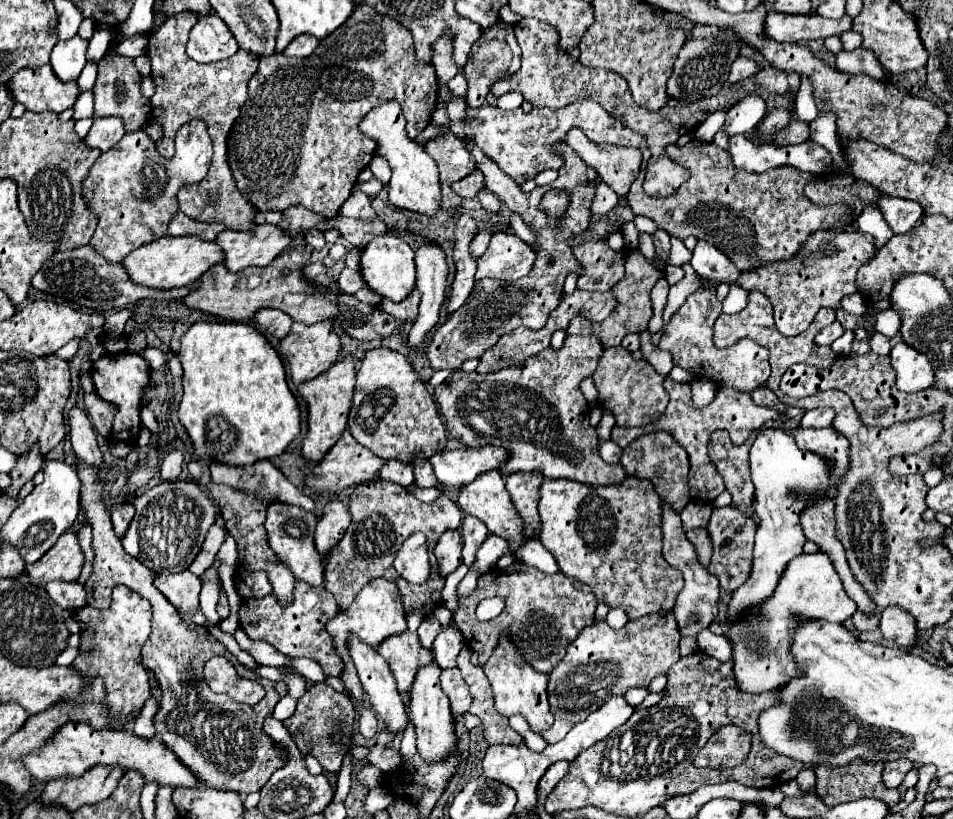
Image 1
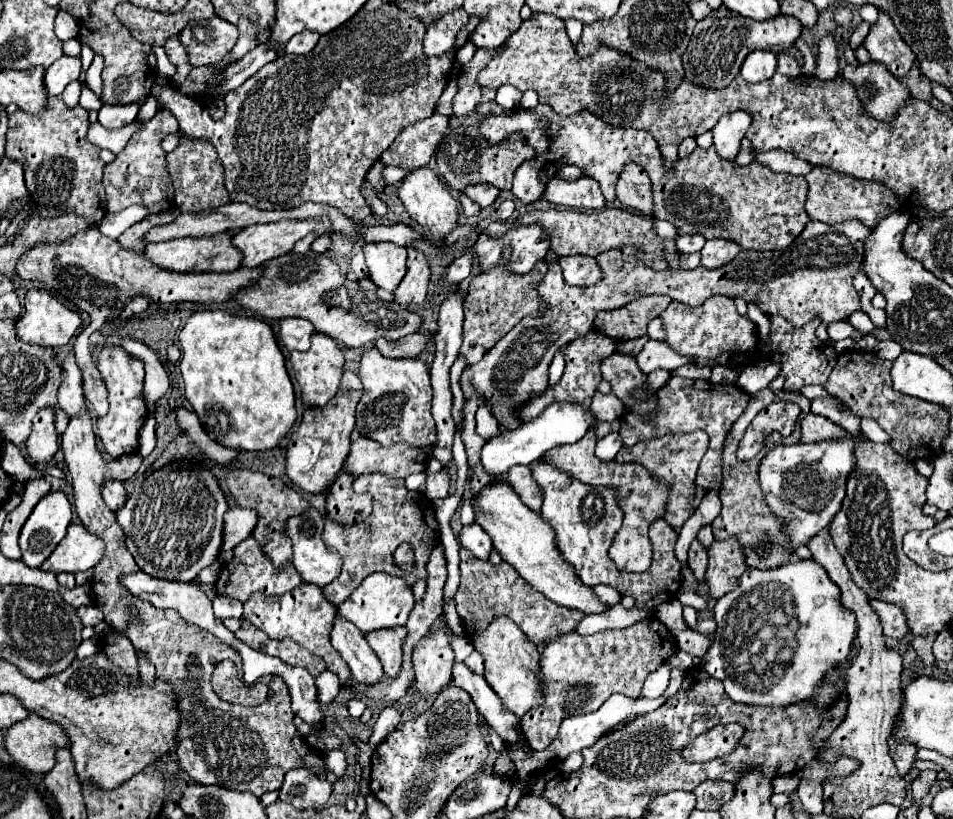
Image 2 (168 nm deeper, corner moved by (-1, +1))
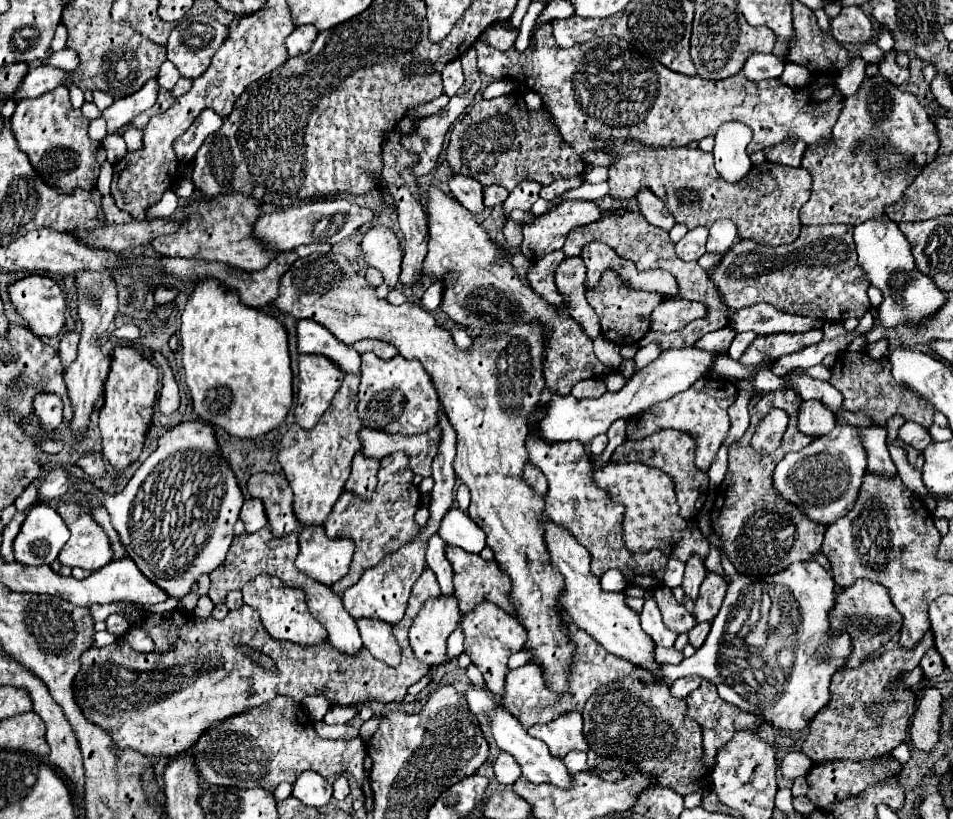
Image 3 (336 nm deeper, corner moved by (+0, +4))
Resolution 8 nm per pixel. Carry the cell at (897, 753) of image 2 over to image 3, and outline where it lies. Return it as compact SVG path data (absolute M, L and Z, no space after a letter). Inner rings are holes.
M926 631L924 637L910 649L884 651L874 659L866 659L856 669L840 669L838 673L834 673L830 681L830 701L812 719L808 737L802 743L802 753L808 755L812 761L822 759L862 761L892 753L894 747L904 743L910 727L910 717L916 711L916 697L910 689L904 687L900 673L918 667L924 653L932 647L934 635L932 631ZM870 701L874 701L874 705L880 707L876 709L876 713L866 713L870 711Z

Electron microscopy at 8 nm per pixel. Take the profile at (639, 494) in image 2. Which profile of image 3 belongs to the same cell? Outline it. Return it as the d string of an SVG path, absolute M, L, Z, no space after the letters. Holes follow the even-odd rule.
M592 459L592 477L594 483L604 489L614 503L624 505L622 521L622 541L630 553L646 553L654 547L660 547L666 557L676 557L686 561L692 553L698 553L702 559L708 555L708 543L696 521L684 521L678 515L678 503L674 493L674 481L670 475L644 465L644 463L612 463L596 467Z

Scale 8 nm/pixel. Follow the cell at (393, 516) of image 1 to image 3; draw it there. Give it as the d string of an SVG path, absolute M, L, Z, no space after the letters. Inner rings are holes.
M392 453L380 461L378 469L378 487L370 501L362 501L352 493L342 493L342 497L332 507L332 513L324 521L326 535L332 539L352 539L356 549L350 563L350 571L346 577L332 585L336 595L344 595L348 587L352 587L366 569L378 565L386 555L396 553L398 549L412 543L418 535L418 525L414 521L416 511L420 509L420 489L412 483L412 471L408 467L408 457L404 453Z

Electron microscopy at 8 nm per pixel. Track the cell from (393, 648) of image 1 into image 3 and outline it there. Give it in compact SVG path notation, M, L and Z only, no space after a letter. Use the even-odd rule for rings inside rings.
M362 619L356 621L364 647L380 661L384 661L390 667L396 667L400 663L400 647L392 635L392 625L384 623L380 619Z

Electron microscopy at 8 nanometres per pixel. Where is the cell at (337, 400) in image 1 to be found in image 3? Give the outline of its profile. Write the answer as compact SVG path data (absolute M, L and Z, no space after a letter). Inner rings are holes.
M346 373L344 383L336 391L332 405L322 415L320 425L314 429L302 429L298 423L294 423L280 441L278 461L294 491L294 513L298 513L302 525L322 525L332 511L332 505L344 491L344 483L350 475L350 461L354 453L360 451L358 429L362 423L358 423L356 415L358 385L360 375Z

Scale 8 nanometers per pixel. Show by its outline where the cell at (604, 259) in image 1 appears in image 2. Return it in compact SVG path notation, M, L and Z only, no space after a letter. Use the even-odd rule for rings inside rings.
M565 256L559 258L563 280L571 286L593 286L597 280L601 280L601 270L591 256Z

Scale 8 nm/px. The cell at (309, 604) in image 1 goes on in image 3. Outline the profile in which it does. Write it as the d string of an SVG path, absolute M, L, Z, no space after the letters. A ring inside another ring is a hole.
M258 575L254 581L250 581L242 589L242 595L244 595L244 603L260 613L262 625L266 627L270 637L288 639L298 645L322 645L328 641L328 633L326 633L324 625L318 623L310 615L310 609L306 603L308 599L302 589L286 587L282 581L278 581L276 577L270 577L270 575Z

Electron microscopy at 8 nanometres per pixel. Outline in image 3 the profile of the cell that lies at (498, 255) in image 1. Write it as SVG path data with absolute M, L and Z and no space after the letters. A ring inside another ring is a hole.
M564 201L554 209L534 217L532 223L522 225L524 241L520 245L524 257L530 261L542 259L546 253L562 249L566 233L578 225L596 221L600 207L592 201Z

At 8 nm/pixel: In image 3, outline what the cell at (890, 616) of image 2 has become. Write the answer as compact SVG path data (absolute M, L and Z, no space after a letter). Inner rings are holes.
M856 581L852 587L846 587L846 591L842 595L838 595L836 599L836 607L830 613L830 625L832 629L838 631L848 631L852 637L852 645L854 651L848 657L848 667L858 667L862 663L862 659L880 649L882 643L890 641L902 627L902 615L898 613L898 609L892 605L886 589L878 583L870 583L870 581Z

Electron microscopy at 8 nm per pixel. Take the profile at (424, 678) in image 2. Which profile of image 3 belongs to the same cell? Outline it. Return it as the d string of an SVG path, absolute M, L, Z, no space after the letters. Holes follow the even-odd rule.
M436 597L426 601L410 627L410 647L418 661L438 667L446 663L446 639L460 623L456 597Z

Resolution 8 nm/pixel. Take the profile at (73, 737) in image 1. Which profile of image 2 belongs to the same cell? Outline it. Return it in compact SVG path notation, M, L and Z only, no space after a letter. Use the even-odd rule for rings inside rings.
M29 714L5 732L5 748L15 764L35 774L45 774L55 764L55 752L67 746L69 738L63 728L51 720Z

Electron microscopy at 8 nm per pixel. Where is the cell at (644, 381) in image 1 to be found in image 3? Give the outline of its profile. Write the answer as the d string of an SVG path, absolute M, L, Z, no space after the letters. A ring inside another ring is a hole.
M596 337L594 339L594 355L598 357L600 363L604 363L608 369L618 369L622 363L622 355L620 355L620 347L606 341L604 337Z

